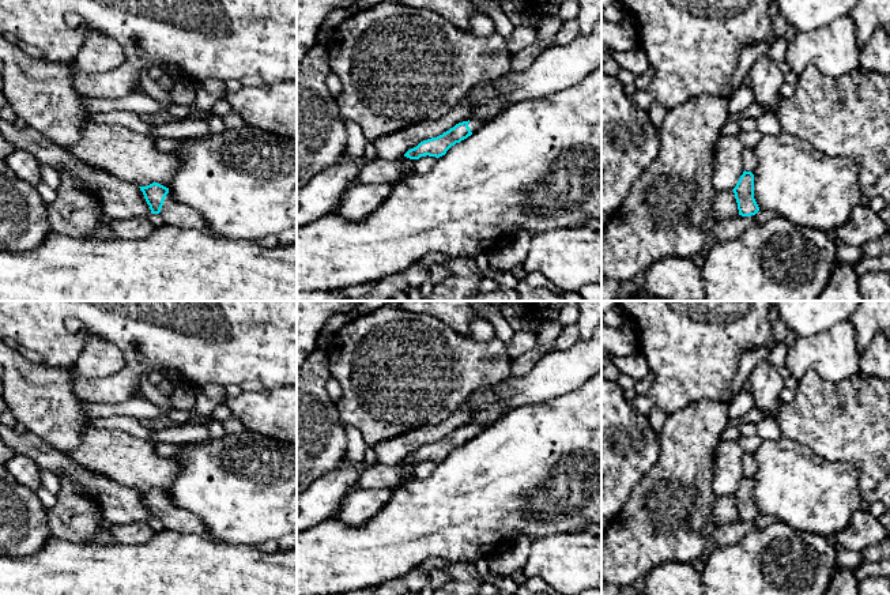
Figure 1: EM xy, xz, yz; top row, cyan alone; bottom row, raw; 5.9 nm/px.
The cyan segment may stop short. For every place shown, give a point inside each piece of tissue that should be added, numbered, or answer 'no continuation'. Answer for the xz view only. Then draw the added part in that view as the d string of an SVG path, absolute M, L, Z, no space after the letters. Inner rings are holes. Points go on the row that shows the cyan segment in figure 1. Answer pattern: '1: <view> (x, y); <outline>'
1: xz (474, 125); M469 120L469 123L468 123L468 127L472 133L479 131L483 125L484 125L484 121L482 121L482 120Z

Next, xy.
1: xy (173, 213); M170 192L163 200L159 215L167 225L181 229L193 229L215 236L215 233L207 226L205 221L200 218L192 207L177 202Z

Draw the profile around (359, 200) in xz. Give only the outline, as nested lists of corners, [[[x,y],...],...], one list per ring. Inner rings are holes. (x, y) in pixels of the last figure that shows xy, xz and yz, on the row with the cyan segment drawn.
[[[358,184],[347,189],[342,202],[342,215],[348,221],[362,221],[386,200],[391,184]]]

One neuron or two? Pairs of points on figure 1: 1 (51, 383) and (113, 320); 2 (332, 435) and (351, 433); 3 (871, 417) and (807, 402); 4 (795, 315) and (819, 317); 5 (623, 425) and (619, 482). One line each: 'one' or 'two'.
1: two
2: two
3: one
4: one
5: one

